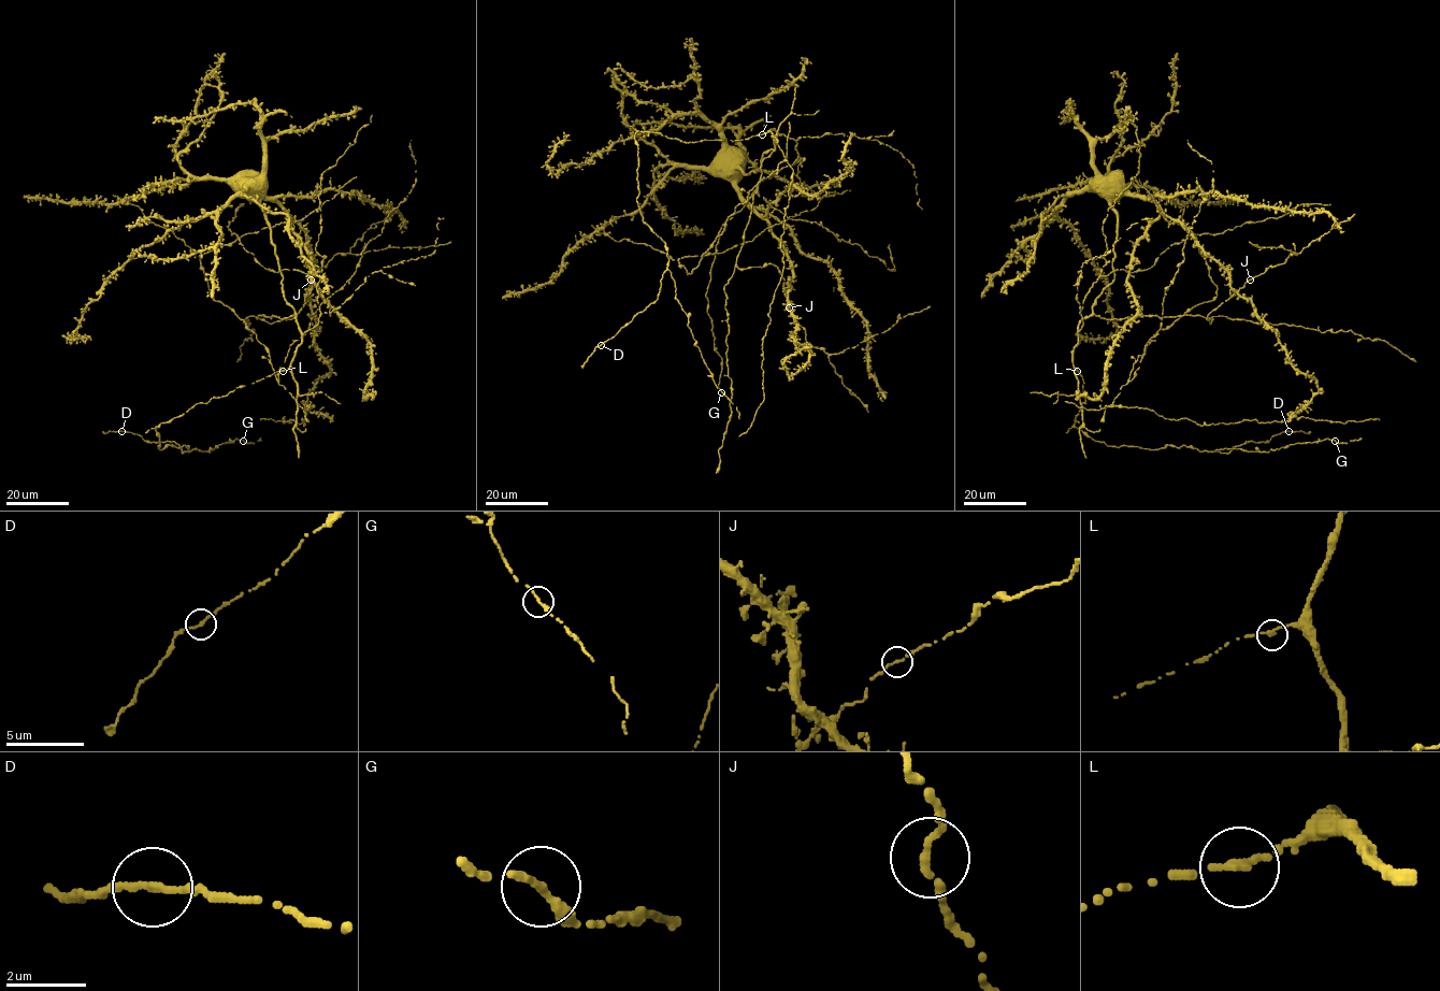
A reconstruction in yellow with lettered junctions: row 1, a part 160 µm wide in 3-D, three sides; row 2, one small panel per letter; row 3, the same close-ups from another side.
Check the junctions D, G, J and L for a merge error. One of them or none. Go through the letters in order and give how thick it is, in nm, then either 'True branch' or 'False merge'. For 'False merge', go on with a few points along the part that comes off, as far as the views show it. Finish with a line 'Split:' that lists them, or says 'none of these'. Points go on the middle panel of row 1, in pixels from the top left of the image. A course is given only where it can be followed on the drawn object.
D: Thickness 190 nm. True branch
G: Thickness 200 nm. True branch
J: Thickness 180 nm. True branch
L: Thickness 190 nm. True branch
Split: none of these

